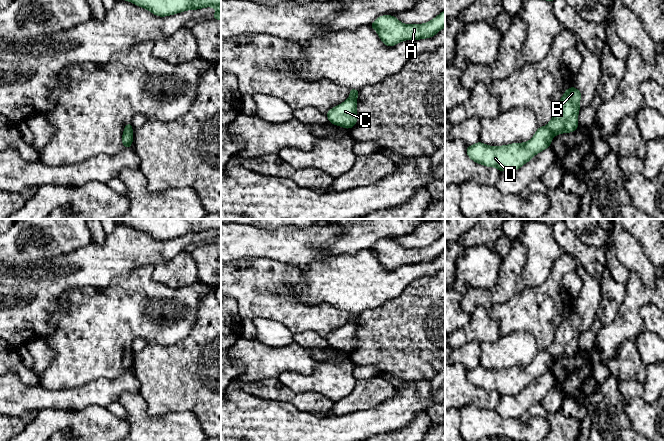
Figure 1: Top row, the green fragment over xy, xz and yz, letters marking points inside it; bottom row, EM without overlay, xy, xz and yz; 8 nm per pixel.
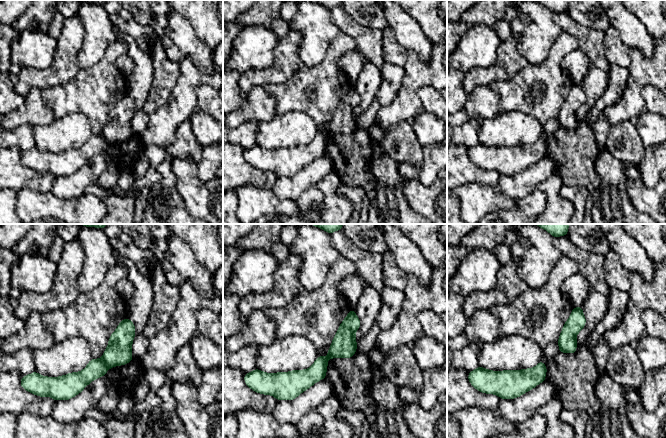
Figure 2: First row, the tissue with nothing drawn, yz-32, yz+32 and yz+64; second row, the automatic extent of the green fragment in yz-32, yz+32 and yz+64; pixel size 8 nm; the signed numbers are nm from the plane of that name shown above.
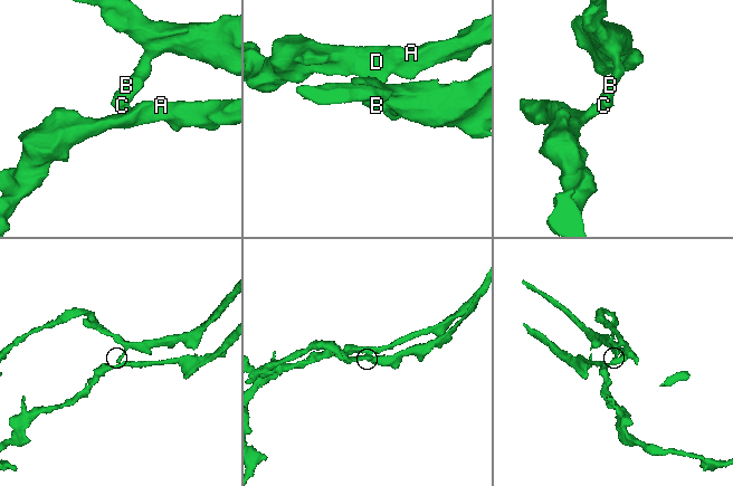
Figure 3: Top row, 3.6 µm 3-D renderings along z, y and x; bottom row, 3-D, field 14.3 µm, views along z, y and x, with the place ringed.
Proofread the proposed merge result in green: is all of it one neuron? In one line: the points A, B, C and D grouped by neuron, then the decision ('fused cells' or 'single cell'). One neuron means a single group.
A D / B C | fused cells

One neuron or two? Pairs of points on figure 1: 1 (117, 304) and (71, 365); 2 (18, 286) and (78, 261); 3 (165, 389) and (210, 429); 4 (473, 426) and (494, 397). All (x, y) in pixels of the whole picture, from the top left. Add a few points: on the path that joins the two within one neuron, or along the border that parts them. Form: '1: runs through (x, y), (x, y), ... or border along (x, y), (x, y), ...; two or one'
1: runs through (105, 319), (89, 335), (89, 344), (85, 350); one
2: runs through (33, 286), (37, 286), (45, 280), (63, 273); one
3: runs through (179, 389), (183, 389), (209, 415); one
4: border along (463, 406), (475, 405), (480, 408), (494, 410); two

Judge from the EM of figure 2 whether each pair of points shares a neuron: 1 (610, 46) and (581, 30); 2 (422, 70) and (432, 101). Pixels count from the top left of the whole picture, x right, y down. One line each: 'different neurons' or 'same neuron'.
1: different neurons
2: different neurons

